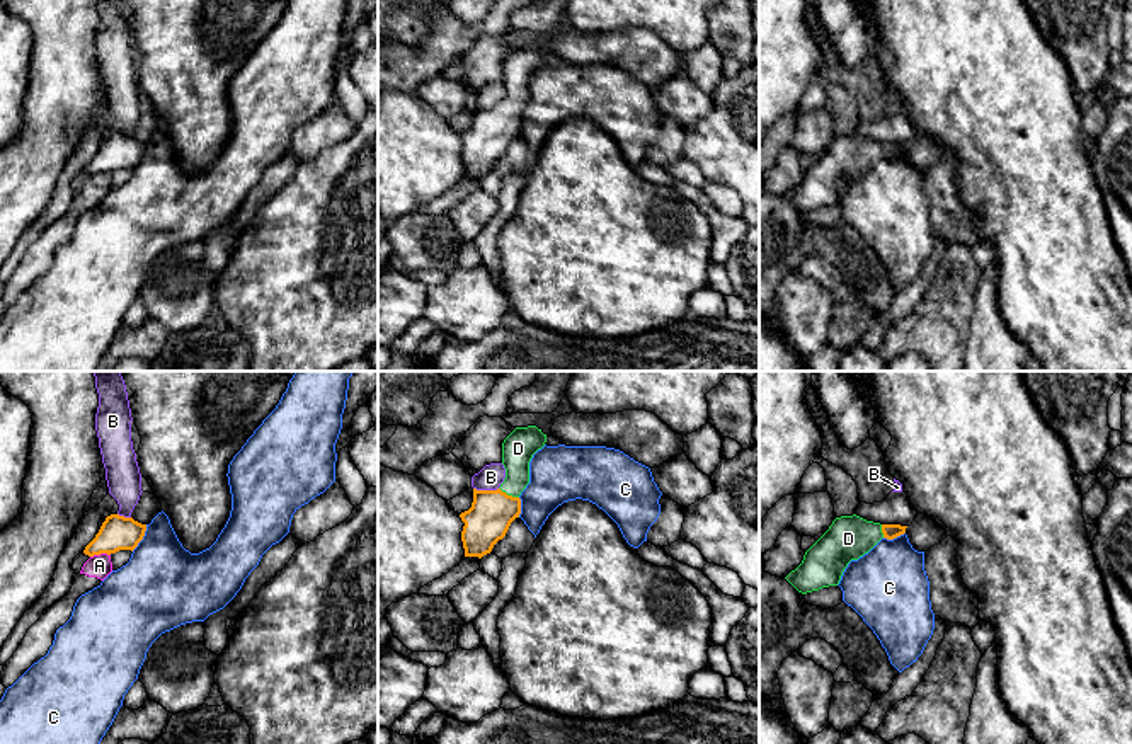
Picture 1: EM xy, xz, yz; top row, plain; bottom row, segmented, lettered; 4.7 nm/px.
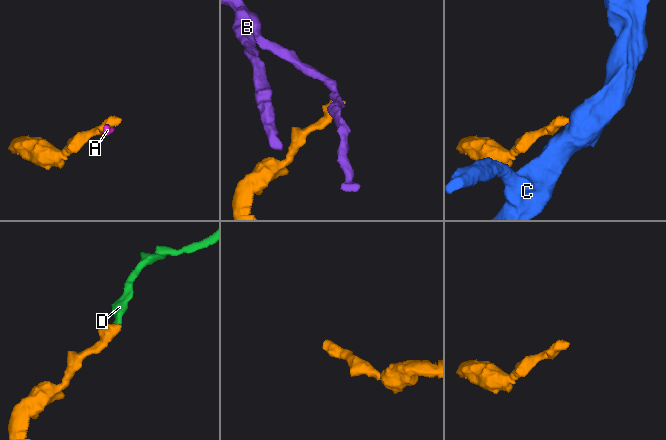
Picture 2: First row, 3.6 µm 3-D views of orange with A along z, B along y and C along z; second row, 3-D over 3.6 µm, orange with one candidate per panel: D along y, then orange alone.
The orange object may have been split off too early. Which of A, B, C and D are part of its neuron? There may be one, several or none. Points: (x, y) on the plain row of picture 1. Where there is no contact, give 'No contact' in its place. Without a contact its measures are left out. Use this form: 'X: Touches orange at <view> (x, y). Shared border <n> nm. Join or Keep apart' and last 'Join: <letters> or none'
A: Touches orange at xy (99, 172). Shared border 100 nm. Keep apart
B: Touches orange at xz (485, 109). Shared border 120 nm. Keep apart
C: Touches orange at xy (142, 157). Shared border 150 nm. Keep apart
D: Touches orange at xz (509, 114). Shared border 110 nm. Join
Join: D

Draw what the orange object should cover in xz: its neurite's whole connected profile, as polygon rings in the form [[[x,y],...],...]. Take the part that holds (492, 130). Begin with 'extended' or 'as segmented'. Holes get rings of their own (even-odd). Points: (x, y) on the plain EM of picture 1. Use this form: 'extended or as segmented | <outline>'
extended | [[[536,44],[516,46],[502,61],[506,97],[497,109],[473,107],[472,126],[460,133],[465,141],[461,160],[465,175],[490,172],[511,141],[521,133],[521,111],[529,102],[529,80],[546,61]]]

